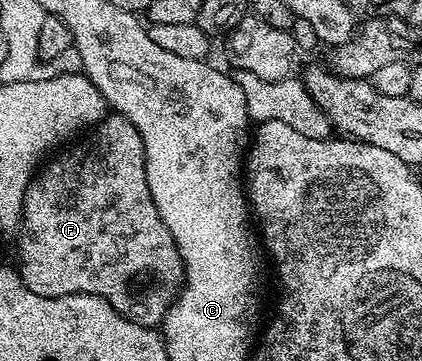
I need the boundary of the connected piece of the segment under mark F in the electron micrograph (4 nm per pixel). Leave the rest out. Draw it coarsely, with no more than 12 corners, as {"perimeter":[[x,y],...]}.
{"perimeter":[[105,115],[24,195],[20,277],[163,325],[184,265]]}

